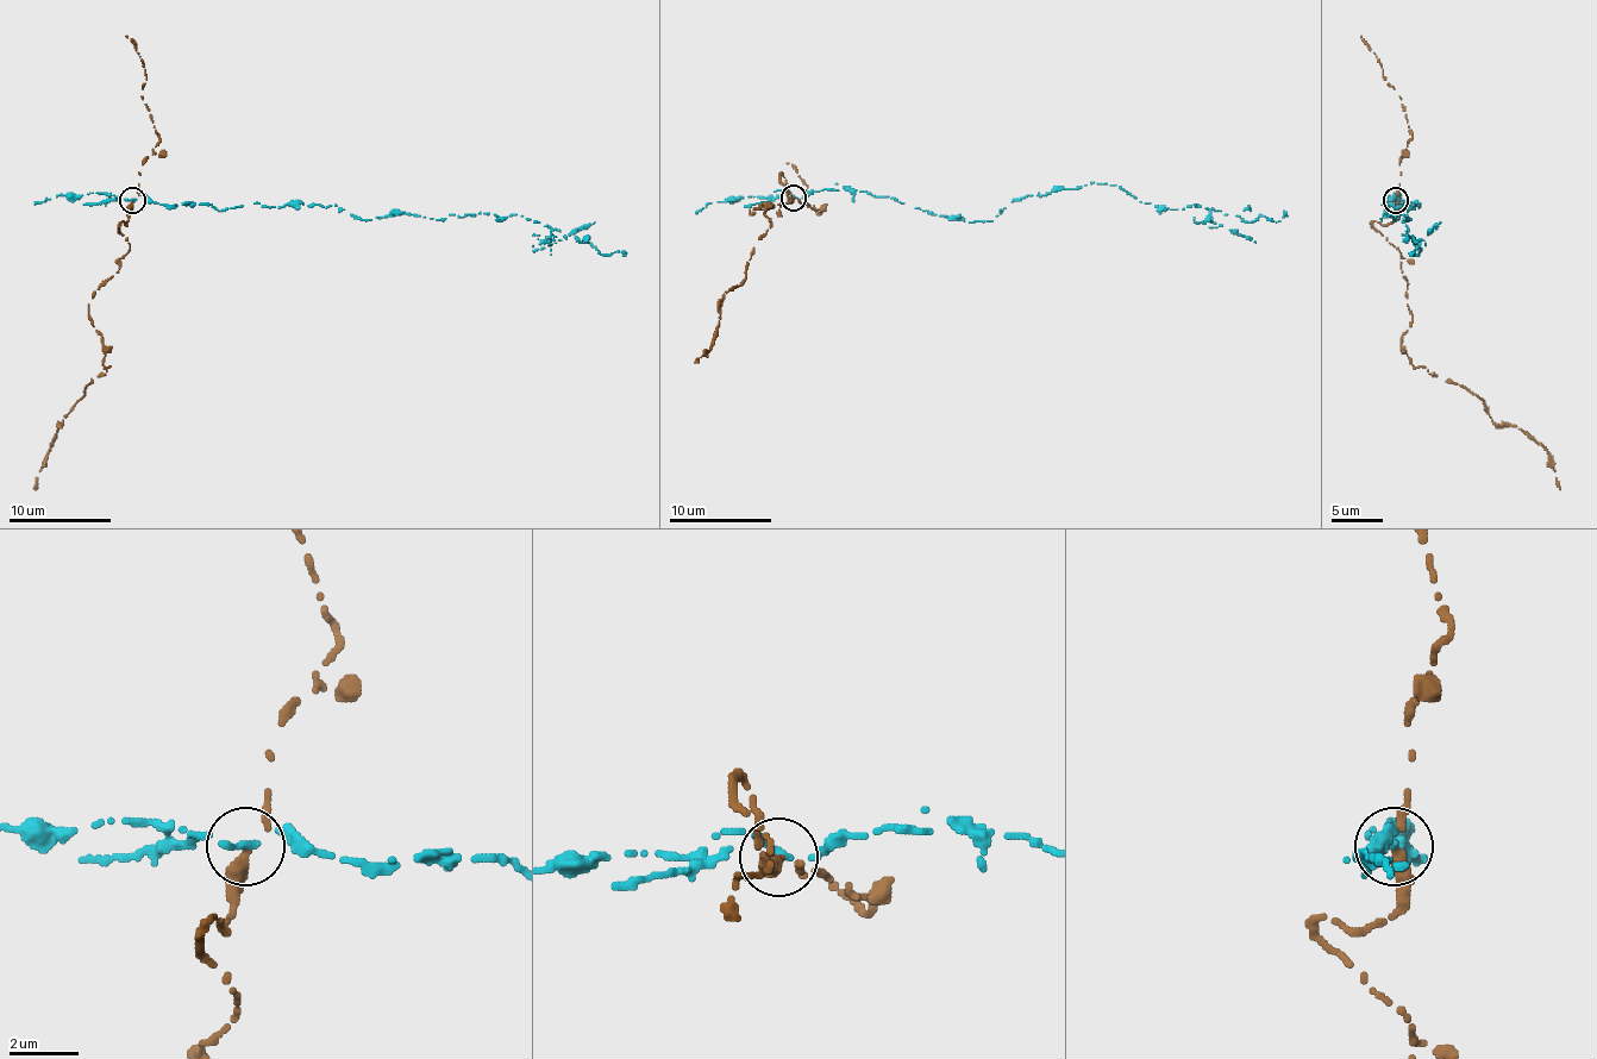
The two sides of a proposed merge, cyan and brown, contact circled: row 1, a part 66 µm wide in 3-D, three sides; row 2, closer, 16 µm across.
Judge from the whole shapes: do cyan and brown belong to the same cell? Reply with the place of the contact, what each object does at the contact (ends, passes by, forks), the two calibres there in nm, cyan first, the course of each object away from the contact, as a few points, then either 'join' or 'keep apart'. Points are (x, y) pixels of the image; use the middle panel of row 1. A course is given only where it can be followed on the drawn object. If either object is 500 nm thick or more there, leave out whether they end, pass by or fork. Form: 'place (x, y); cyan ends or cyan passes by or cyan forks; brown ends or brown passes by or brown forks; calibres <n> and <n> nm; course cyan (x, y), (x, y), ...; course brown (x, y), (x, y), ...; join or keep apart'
place (793, 198); cyan ends; brown passes by; calibres 220 and 280 nm; course cyan (794, 195), (838, 183), (991, 221), (1025, 195), (1096, 183), (1160, 208), (1246, 221), (1287, 211); course brown (794, 199), (781, 175), (791, 199), (750, 211), (763, 204), (770, 226), (745, 277), (719, 299), (696, 363); keep apart

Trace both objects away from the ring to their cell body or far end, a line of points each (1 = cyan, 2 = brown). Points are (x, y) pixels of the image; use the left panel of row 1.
1: (132, 200), (227, 210), (331, 205), (364, 220), (523, 215), (626, 256)
2: (132, 200), (120, 223), (130, 249), (89, 307), (110, 367), (58, 426), (35, 489)

